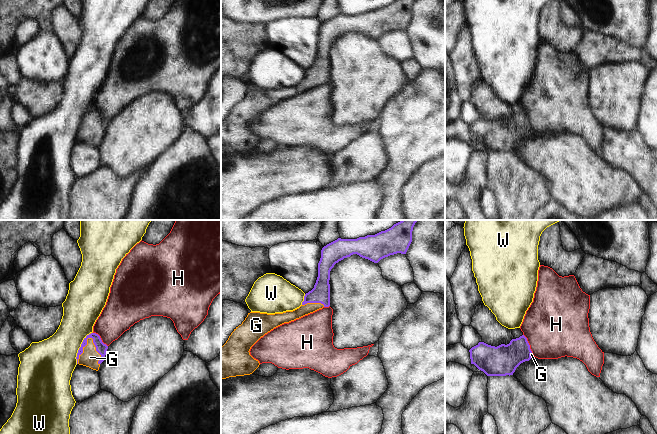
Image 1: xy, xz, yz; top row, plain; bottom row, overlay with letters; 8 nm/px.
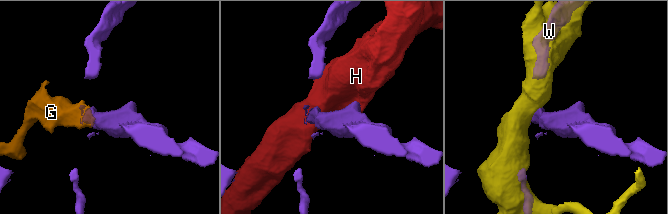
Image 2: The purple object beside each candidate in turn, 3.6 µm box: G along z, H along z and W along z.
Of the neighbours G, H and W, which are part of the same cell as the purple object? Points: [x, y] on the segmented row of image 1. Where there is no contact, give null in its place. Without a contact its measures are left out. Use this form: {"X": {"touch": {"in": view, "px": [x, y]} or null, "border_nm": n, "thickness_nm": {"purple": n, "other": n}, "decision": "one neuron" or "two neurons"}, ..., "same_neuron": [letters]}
{"G": {"touch": {"in": "xy", "px": [82, 349]}, "border_nm": 240, "thickness_nm": {"purple": 90, "other": 140}, "decision": "one neuron"}, "H": {"touch": {"in": "yz", "px": [528, 344]}, "border_nm": 180, "thickness_nm": {"purple": 240, "other": 480}, "decision": "two neurons"}, "W": {"touch": {"in": "xy", "px": [79, 348]}, "border_nm": 260, "thickness_nm": {"purple": 90, "other": 380}, "decision": "two neurons"}, "same_neuron": ["G"]}

